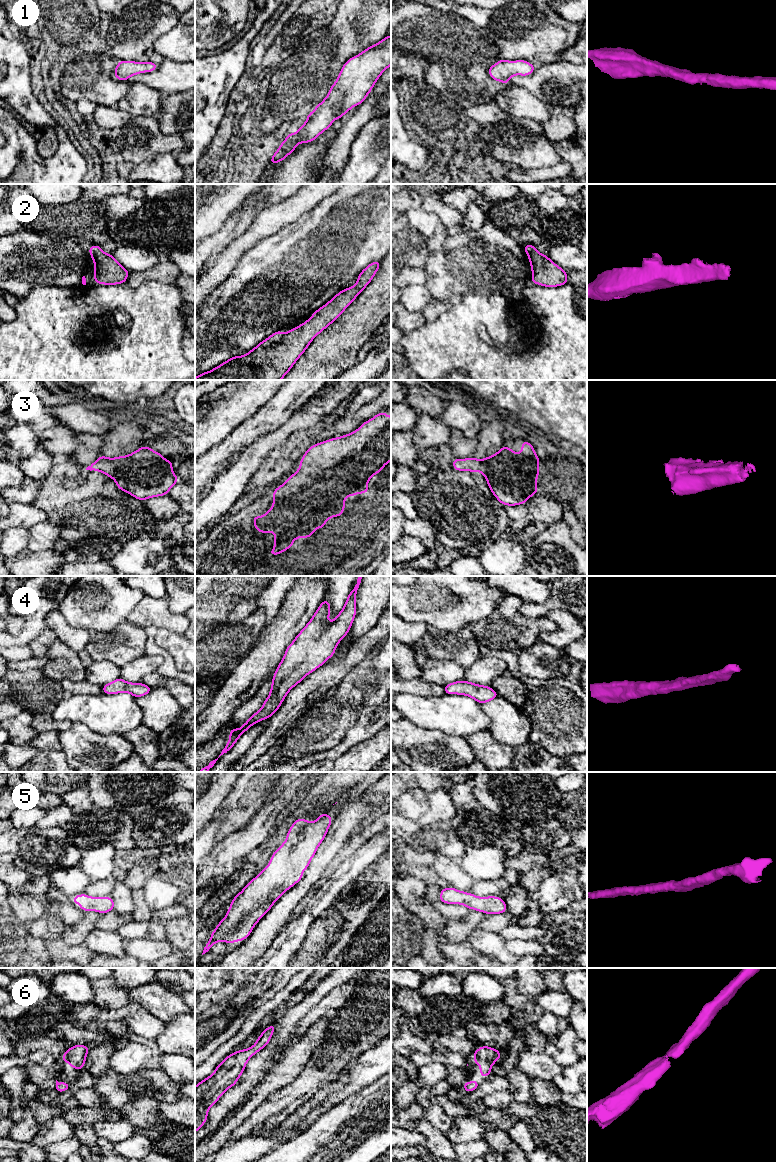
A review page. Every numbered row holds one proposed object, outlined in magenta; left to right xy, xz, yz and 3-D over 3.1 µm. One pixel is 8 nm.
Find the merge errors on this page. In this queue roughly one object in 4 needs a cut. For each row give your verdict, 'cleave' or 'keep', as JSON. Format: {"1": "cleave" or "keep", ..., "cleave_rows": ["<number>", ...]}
{"1": "keep", "2": "keep", "3": "keep", "4": "keep", "5": "keep", "6": "keep", "cleave_rows": []}

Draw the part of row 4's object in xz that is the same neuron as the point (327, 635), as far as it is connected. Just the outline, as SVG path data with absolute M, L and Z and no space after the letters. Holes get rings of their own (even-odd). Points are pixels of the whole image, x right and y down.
M358 577L357 584L349 593L344 607L334 621L327 621L330 615L330 602L324 600L320 604L308 624L287 647L282 661L276 668L270 694L263 706L240 729L231 729L230 739L219 757L229 752L239 737L252 725L270 718L279 709L286 695L295 685L334 655L336 646L348 634L356 616L356 594L362 577ZM218 758L198 772L210 770Z

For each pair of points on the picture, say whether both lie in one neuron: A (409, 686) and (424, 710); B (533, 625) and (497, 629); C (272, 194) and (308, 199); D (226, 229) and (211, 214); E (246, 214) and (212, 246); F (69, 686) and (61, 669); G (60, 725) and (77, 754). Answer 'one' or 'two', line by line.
A: two
B: one
C: two
D: two
E: one
F: two
G: two

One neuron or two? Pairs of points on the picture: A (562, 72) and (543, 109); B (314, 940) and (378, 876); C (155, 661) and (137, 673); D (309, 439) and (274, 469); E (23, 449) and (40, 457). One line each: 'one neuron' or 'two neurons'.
A: two neurons
B: one neuron
C: one neuron
D: one neuron
E: two neurons

